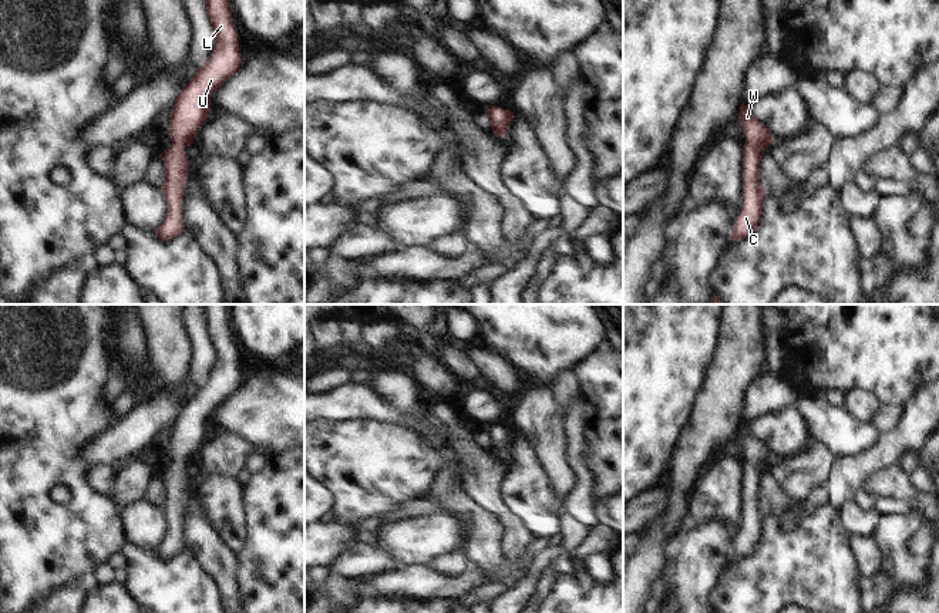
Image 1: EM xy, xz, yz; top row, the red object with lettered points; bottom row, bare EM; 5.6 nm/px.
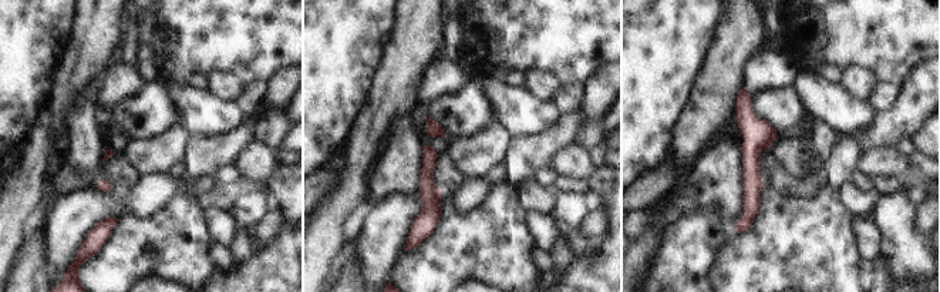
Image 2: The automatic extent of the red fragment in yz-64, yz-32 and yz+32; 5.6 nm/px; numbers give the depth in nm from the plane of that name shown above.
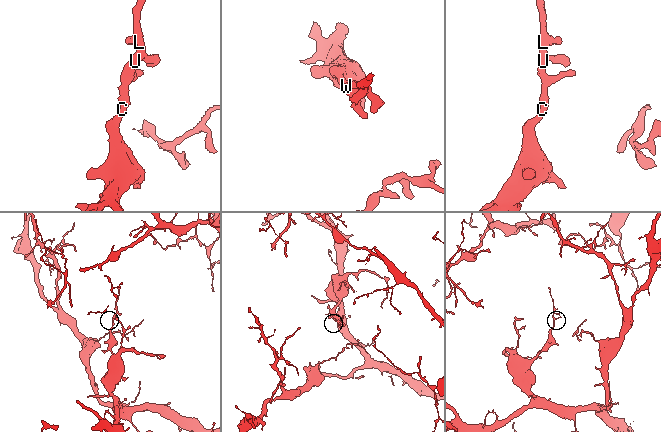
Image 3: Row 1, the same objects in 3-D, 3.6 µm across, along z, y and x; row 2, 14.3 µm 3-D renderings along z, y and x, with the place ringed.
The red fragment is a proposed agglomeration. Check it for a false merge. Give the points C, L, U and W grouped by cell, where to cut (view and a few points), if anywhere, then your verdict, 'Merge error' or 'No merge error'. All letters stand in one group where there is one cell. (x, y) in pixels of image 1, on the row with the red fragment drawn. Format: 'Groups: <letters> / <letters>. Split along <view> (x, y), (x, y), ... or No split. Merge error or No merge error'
Groups: C L U W. No split. No merge error.

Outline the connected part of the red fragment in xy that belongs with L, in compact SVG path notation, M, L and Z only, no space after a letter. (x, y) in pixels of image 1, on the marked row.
M203 0L203 3L215 31L212 55L179 91L169 112L172 145L159 154L166 176L161 189L166 202L166 215L155 233L164 242L182 233L185 229L181 208L188 164L191 161L184 149L192 146L198 129L209 117L212 94L243 64L229 0Z

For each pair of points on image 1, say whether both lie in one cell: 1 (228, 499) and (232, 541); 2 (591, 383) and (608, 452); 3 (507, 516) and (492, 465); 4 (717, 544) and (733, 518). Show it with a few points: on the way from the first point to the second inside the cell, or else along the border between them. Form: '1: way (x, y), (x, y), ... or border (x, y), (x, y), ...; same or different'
1: way (228, 509), (229, 531); same
2: way (608, 400), (608, 435); same
3: way (494, 504), (491, 501), (491, 478); same
4: border (695, 529), (710, 522), (722, 522), (737, 534); different

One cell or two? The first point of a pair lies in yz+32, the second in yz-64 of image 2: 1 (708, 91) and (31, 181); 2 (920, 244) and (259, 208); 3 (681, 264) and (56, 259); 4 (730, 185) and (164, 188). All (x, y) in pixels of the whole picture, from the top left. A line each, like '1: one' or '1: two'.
1: one
2: one
3: one
4: two

